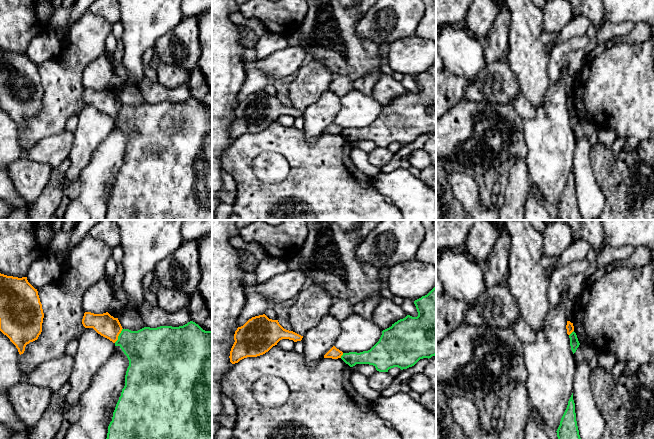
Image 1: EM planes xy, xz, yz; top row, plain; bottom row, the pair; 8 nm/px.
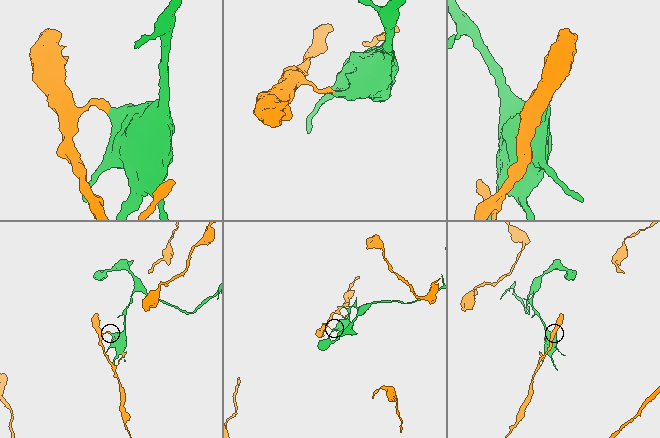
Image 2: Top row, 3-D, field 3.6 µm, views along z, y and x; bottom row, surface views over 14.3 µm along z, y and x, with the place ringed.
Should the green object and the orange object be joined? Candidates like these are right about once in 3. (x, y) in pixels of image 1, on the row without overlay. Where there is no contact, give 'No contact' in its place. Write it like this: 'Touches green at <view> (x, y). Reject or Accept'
Touches green at xy (119, 111). Reject

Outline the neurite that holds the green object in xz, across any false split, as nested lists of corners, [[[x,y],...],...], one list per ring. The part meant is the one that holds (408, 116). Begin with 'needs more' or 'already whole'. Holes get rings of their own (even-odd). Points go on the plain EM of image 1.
already whole; [[[436,62],[425,72],[414,77],[418,92],[407,91],[382,107],[379,117],[368,127],[343,129],[341,135],[350,143],[356,140],[373,141],[379,148],[398,143],[414,142],[420,135],[436,131]]]

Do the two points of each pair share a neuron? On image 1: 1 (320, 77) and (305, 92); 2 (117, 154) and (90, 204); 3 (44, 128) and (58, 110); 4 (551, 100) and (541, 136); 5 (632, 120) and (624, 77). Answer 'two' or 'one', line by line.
1: one
2: one
3: one
4: one
5: one

